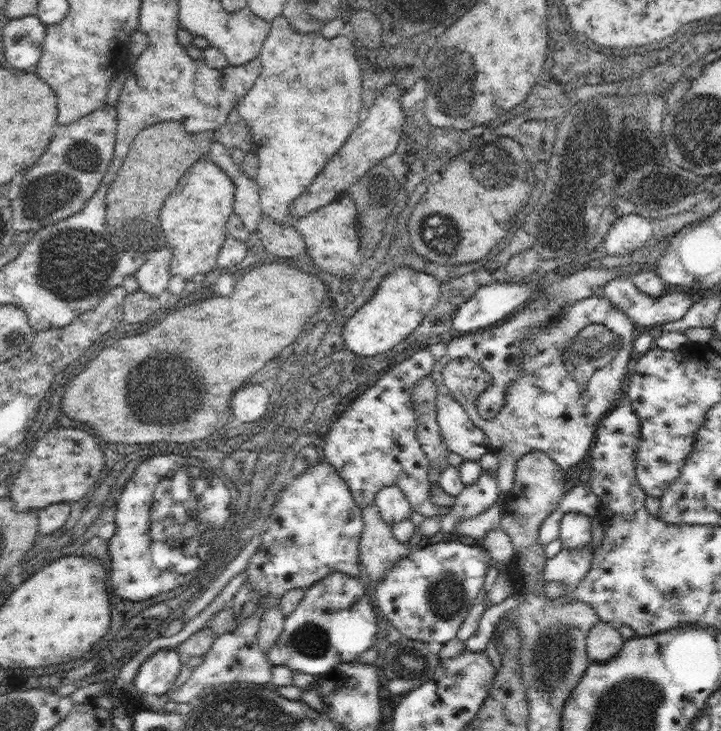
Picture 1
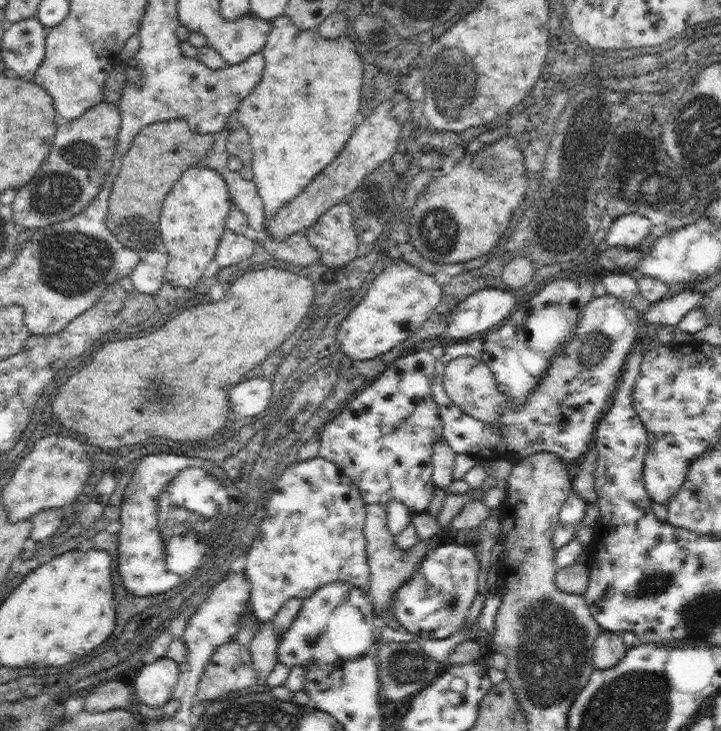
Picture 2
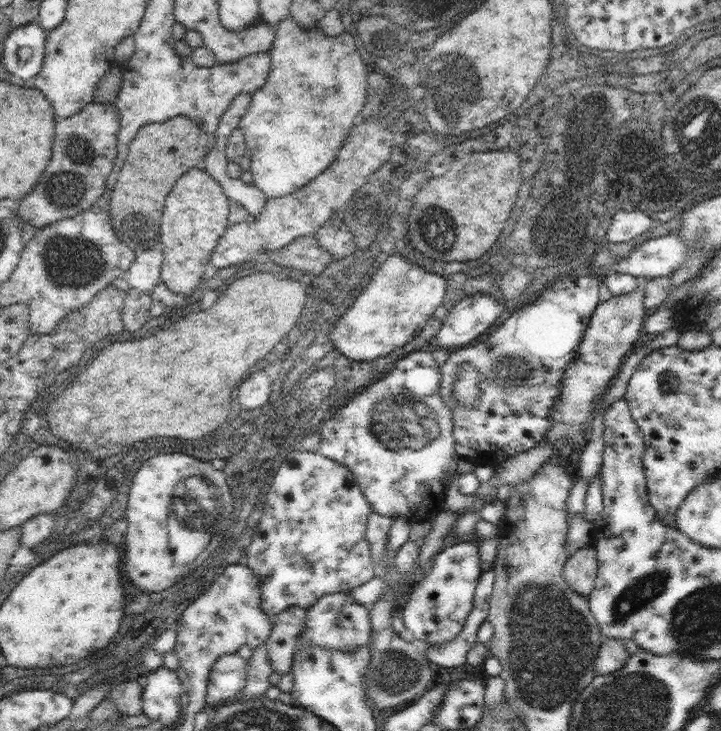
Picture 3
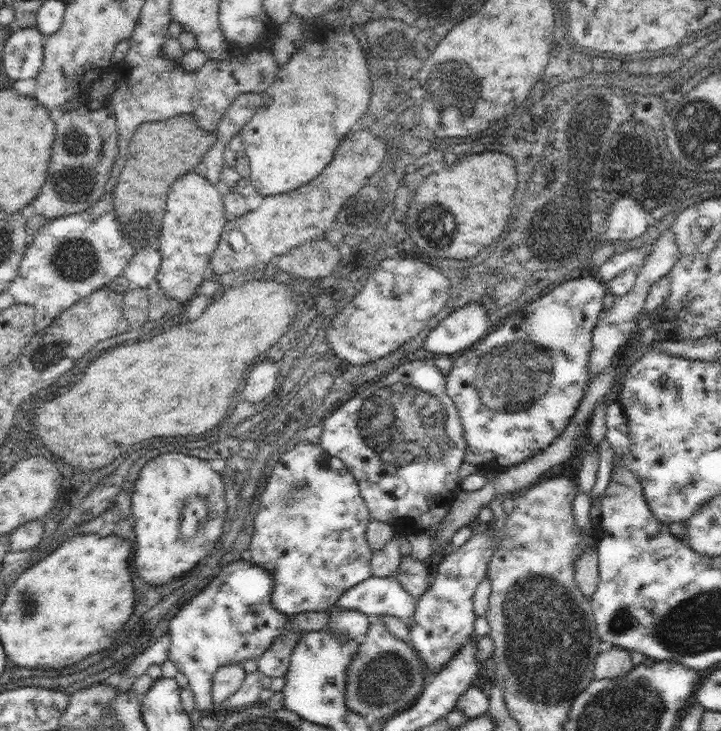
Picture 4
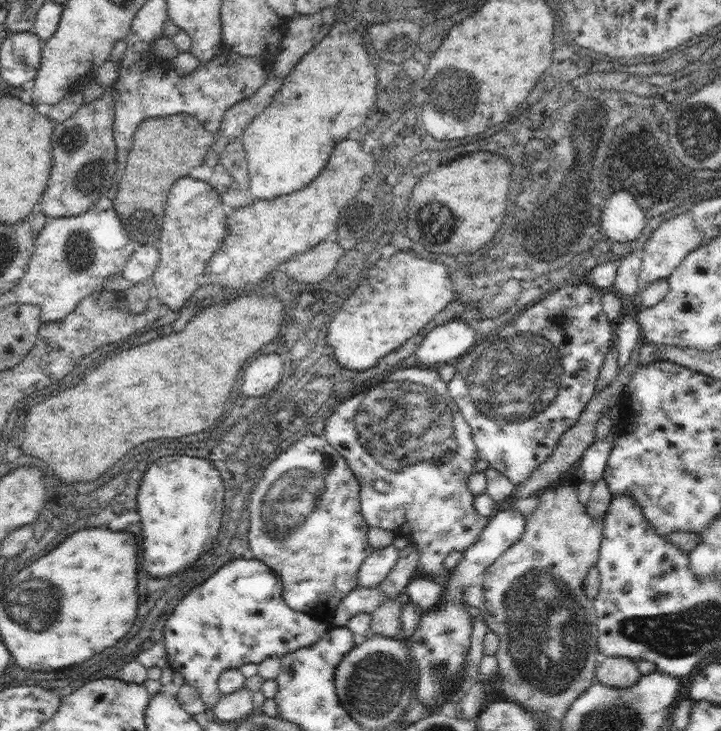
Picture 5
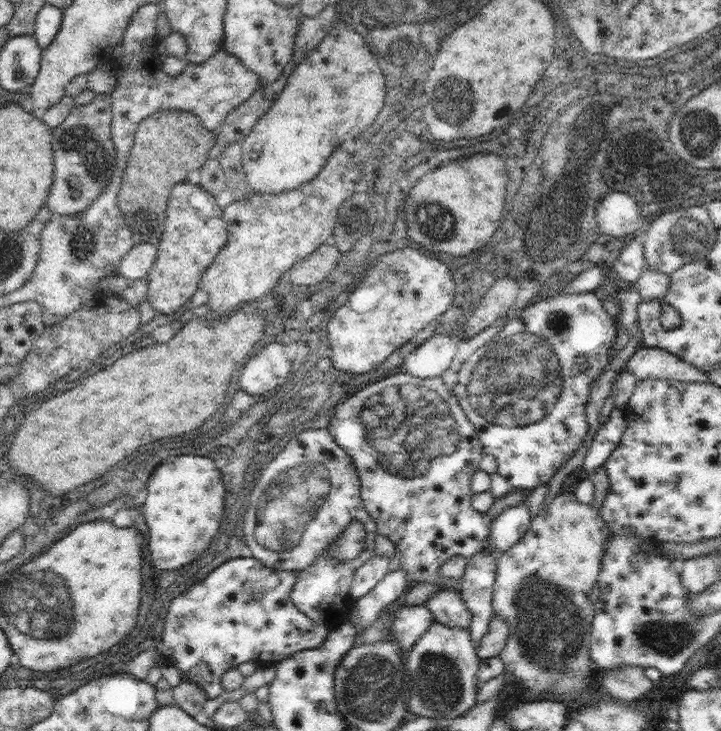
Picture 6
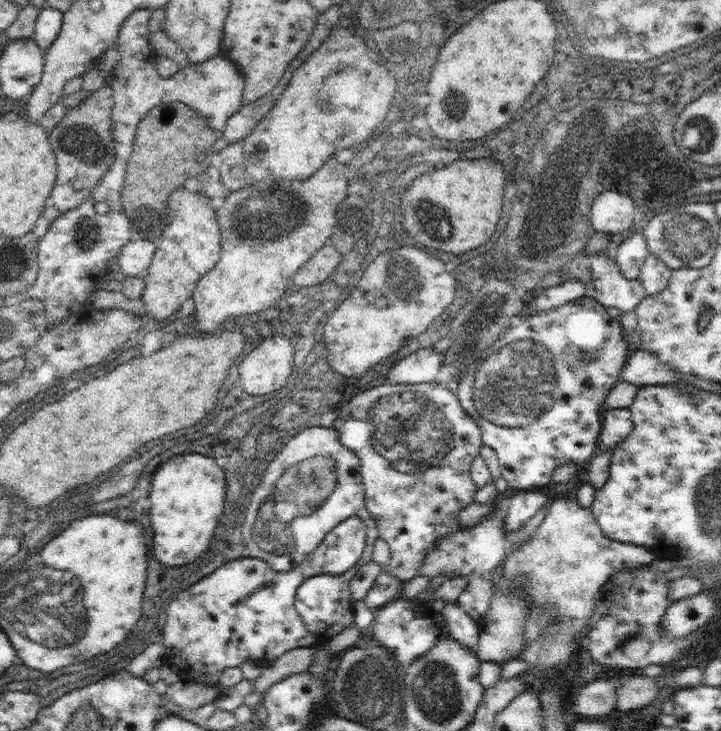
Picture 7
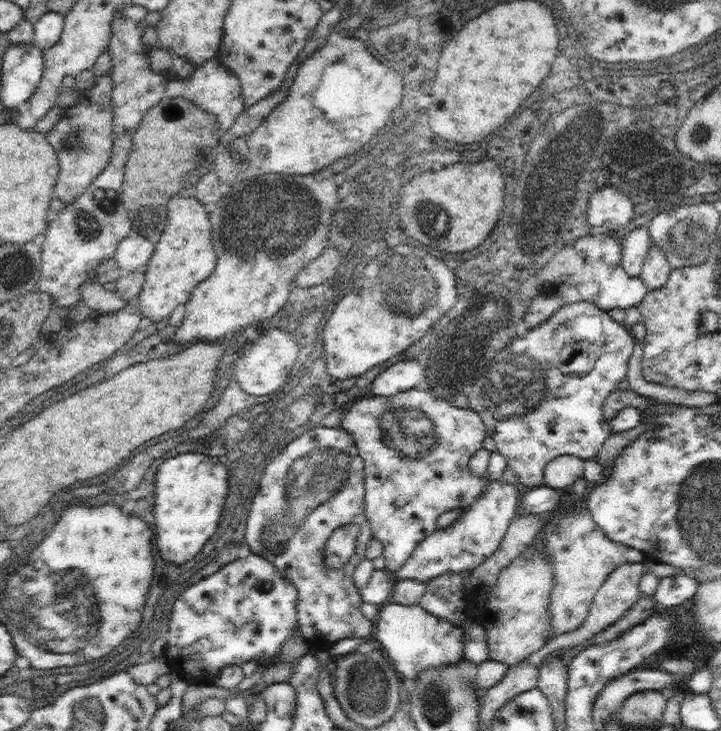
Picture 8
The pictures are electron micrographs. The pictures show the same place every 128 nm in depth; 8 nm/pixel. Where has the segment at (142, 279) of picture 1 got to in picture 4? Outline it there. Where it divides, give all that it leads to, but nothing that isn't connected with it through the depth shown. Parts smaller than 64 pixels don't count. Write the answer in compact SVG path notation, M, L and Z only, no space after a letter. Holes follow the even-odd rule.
M144 248L142 252L136 250L123 274L138 286L148 286L152 280L157 280L157 272L161 265L161 252L154 248Z

